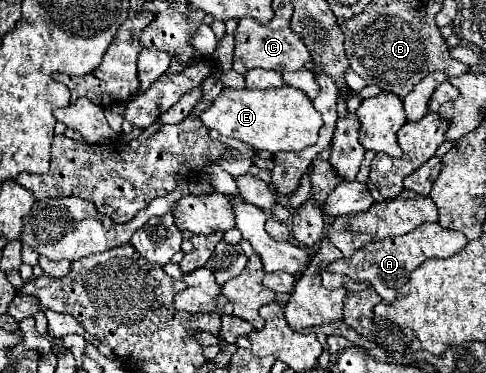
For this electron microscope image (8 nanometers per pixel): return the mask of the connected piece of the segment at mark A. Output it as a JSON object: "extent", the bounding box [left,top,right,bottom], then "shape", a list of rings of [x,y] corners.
{"extent":[326,223,468,301],"shape":[[[424,223],[422,227],[406,233],[406,235],[400,235],[400,237],[386,237],[382,241],[374,241],[374,243],[368,243],[366,247],[358,249],[352,257],[342,257],[334,263],[330,263],[326,269],[330,273],[344,273],[348,275],[350,279],[354,281],[360,281],[360,283],[370,283],[376,293],[384,299],[384,301],[394,301],[398,291],[406,285],[410,273],[420,267],[426,259],[430,257],[450,257],[454,253],[458,253],[462,247],[466,247],[468,239],[458,233],[458,231],[450,231],[450,229],[444,229],[440,227],[438,223]]]}

